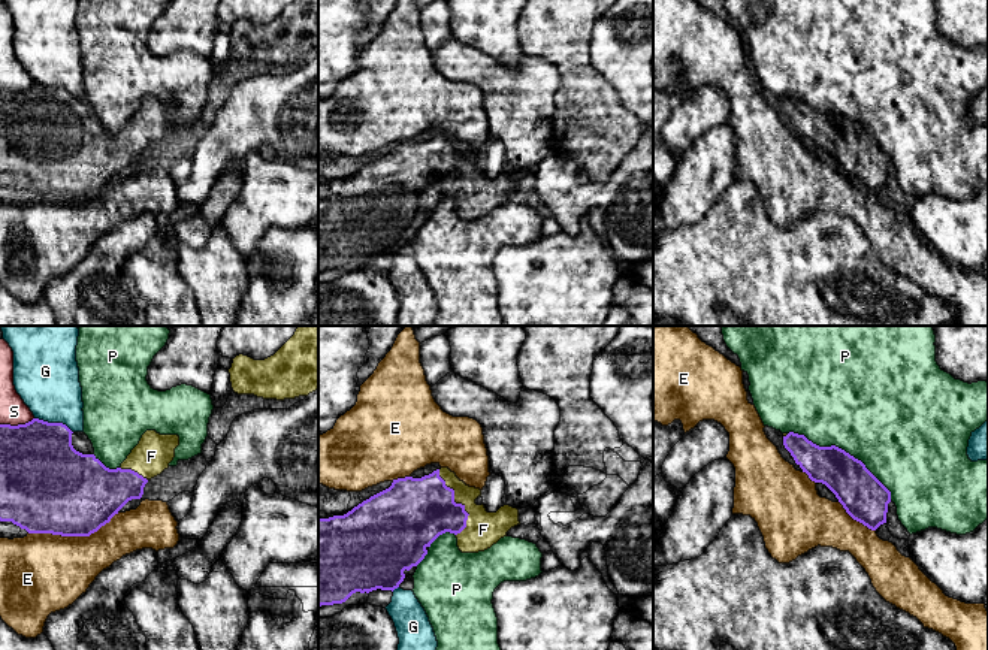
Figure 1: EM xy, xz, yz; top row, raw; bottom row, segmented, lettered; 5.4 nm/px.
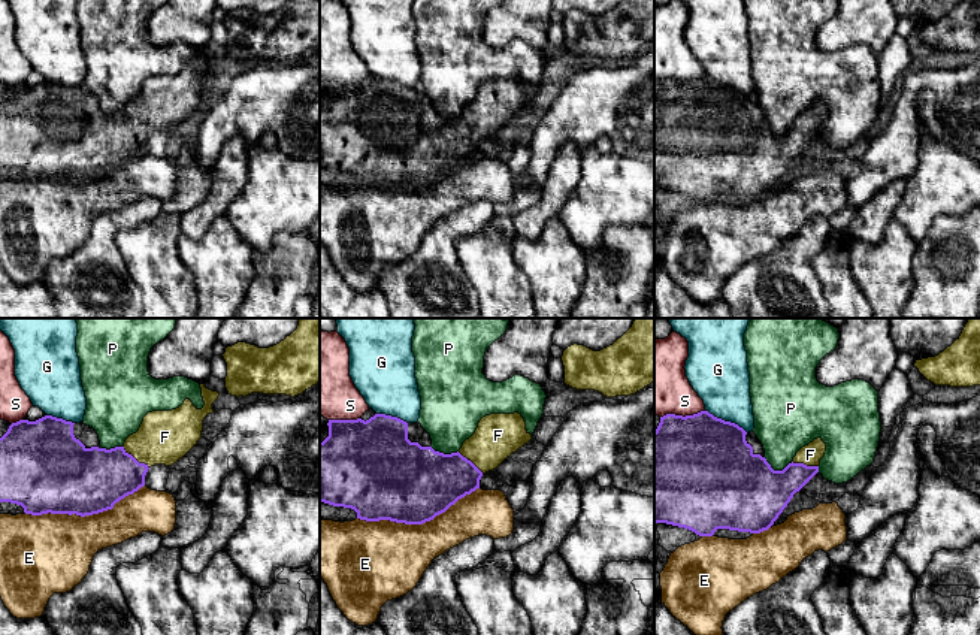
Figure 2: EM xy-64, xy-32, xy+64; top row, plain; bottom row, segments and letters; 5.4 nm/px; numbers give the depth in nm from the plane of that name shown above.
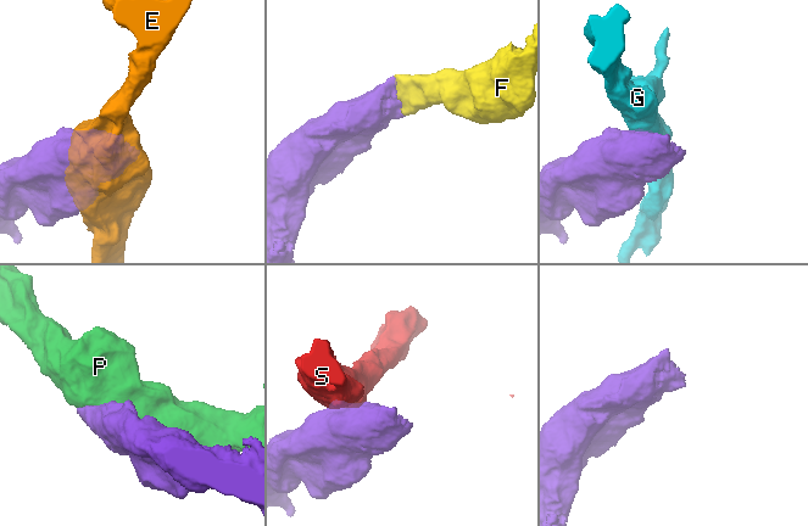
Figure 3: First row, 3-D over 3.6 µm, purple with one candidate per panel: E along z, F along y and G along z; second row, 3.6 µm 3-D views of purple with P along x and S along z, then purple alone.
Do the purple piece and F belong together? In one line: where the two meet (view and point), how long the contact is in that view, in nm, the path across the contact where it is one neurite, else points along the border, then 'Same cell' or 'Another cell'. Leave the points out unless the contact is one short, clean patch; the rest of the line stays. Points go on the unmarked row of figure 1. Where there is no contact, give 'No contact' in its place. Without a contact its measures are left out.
Touches purple at xz (458, 169). Shared border 380 nm. Same cell

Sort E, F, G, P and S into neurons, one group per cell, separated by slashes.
E / F / G / P / S

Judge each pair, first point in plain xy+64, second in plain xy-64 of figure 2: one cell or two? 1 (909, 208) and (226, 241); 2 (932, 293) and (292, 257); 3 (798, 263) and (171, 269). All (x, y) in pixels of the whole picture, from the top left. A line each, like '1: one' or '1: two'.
1: two
2: one
3: two

